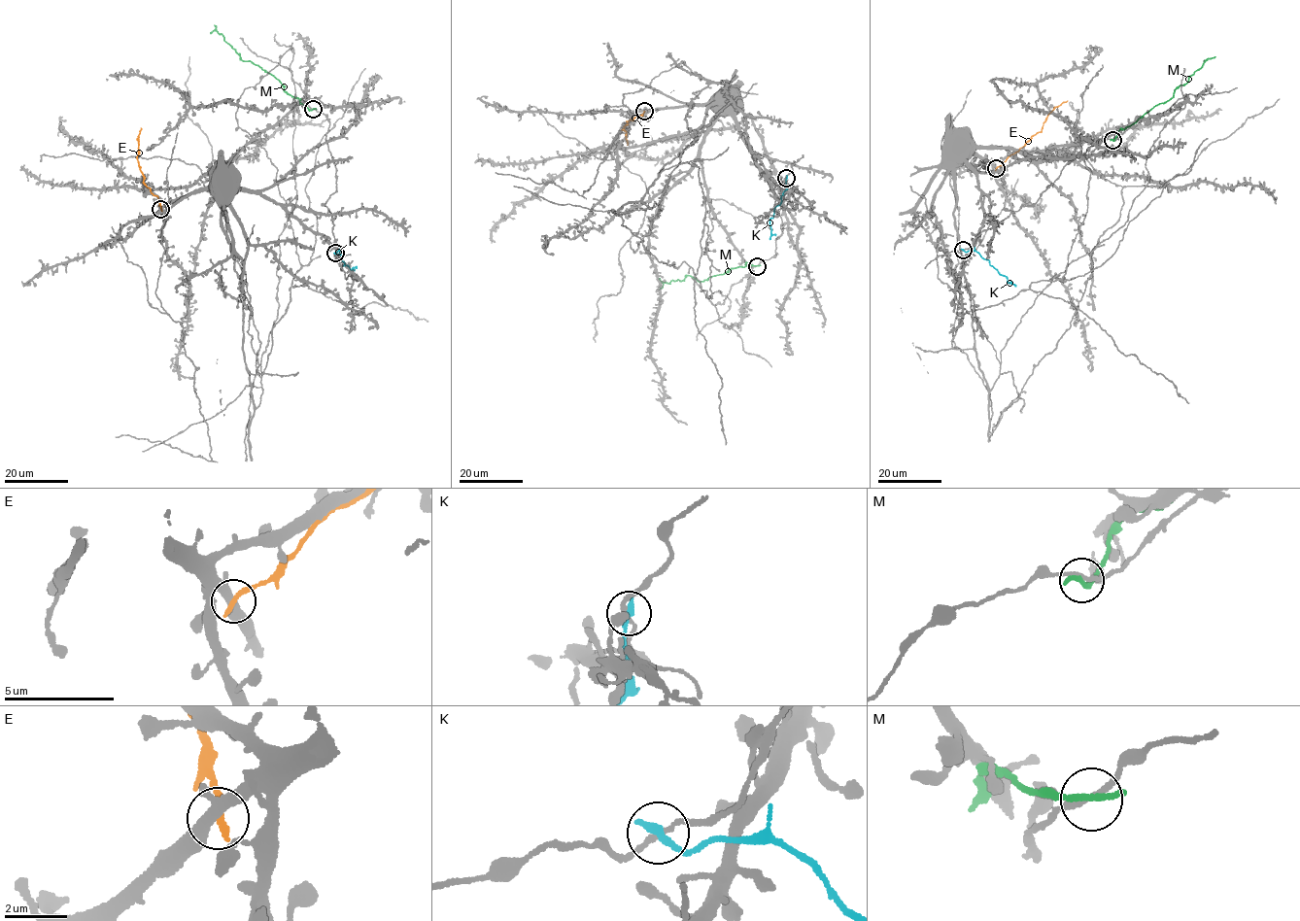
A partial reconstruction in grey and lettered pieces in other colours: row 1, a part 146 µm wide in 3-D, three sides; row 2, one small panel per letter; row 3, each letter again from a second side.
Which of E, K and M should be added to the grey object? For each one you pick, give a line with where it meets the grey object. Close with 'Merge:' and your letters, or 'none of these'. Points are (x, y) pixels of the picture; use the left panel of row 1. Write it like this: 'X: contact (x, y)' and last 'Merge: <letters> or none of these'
Merge: none of these

